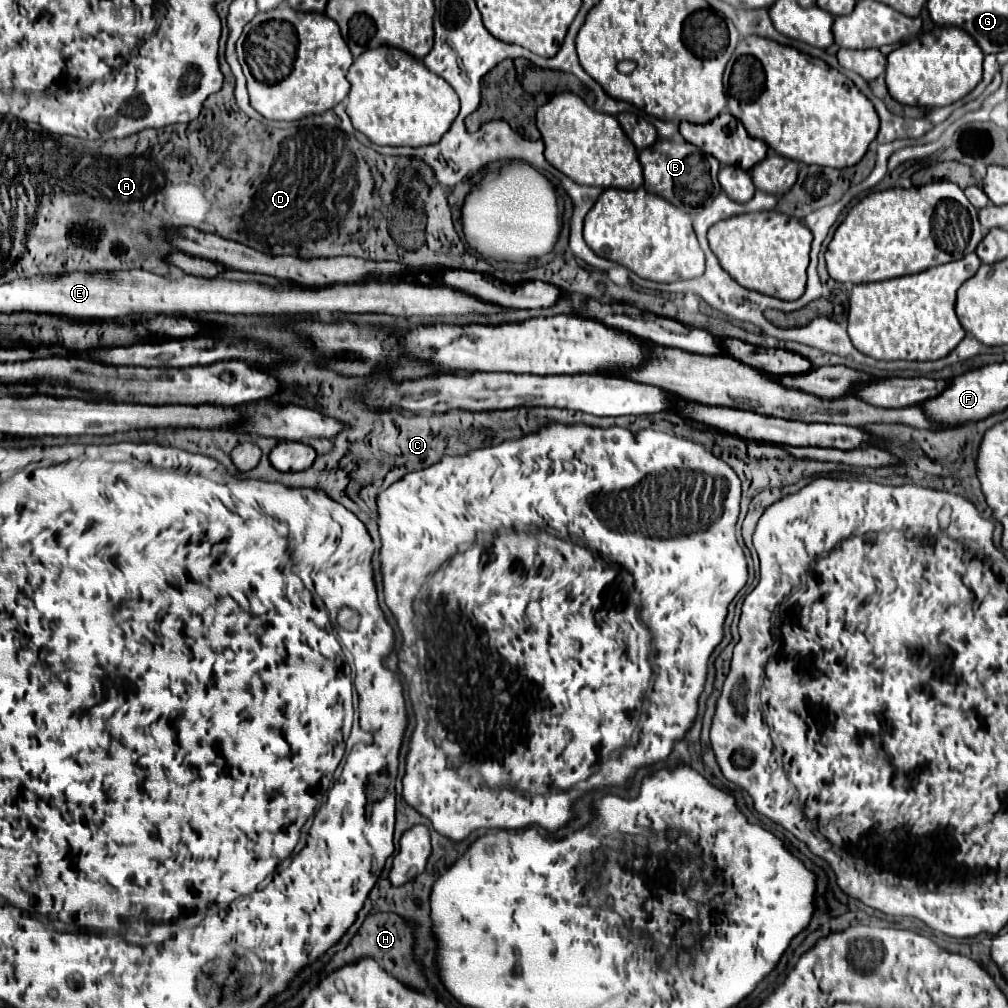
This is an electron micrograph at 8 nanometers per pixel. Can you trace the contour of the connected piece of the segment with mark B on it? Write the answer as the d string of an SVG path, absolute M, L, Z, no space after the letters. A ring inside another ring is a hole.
M679 130L673 139L657 139L651 147L639 151L639 161L643 165L645 191L655 193L679 209L685 209L691 215L697 215L707 199L715 195L715 183L709 175L709 163L703 161L703 153L686 142Z

